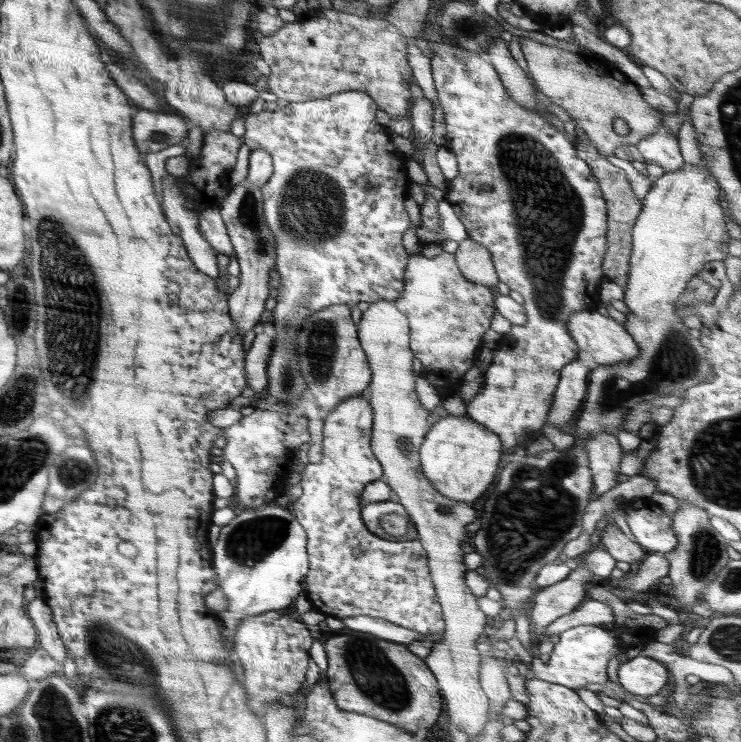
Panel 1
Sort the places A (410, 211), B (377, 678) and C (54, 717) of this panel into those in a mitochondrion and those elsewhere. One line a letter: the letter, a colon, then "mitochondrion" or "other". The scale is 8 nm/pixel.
A: other
B: mitochondrion
C: mitochondrion

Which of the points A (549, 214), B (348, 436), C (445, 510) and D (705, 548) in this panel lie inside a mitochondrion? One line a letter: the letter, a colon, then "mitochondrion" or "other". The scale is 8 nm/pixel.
A: mitochondrion
B: other
C: mitochondrion
D: mitochondrion

